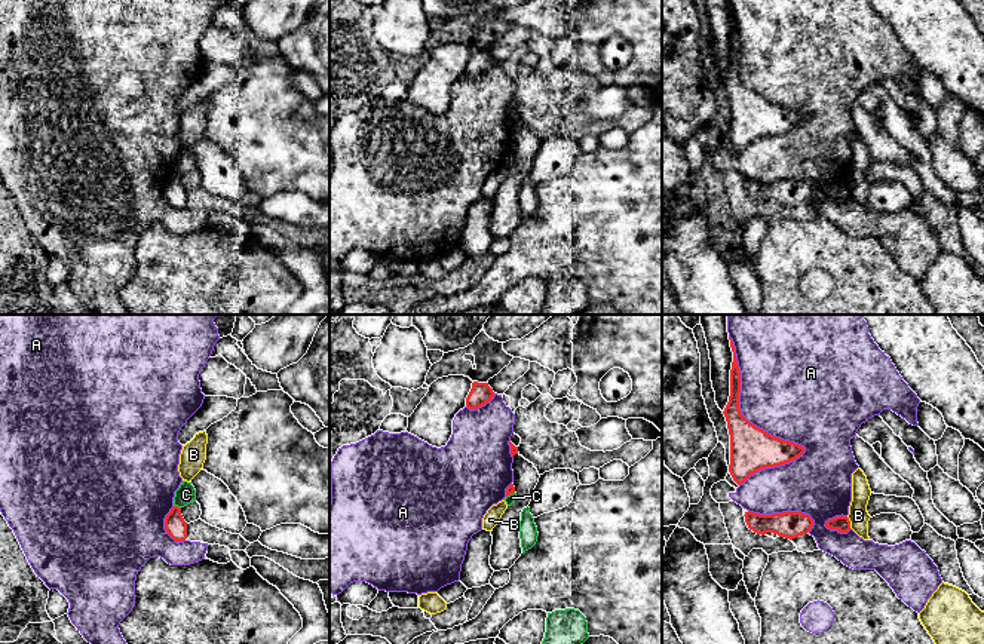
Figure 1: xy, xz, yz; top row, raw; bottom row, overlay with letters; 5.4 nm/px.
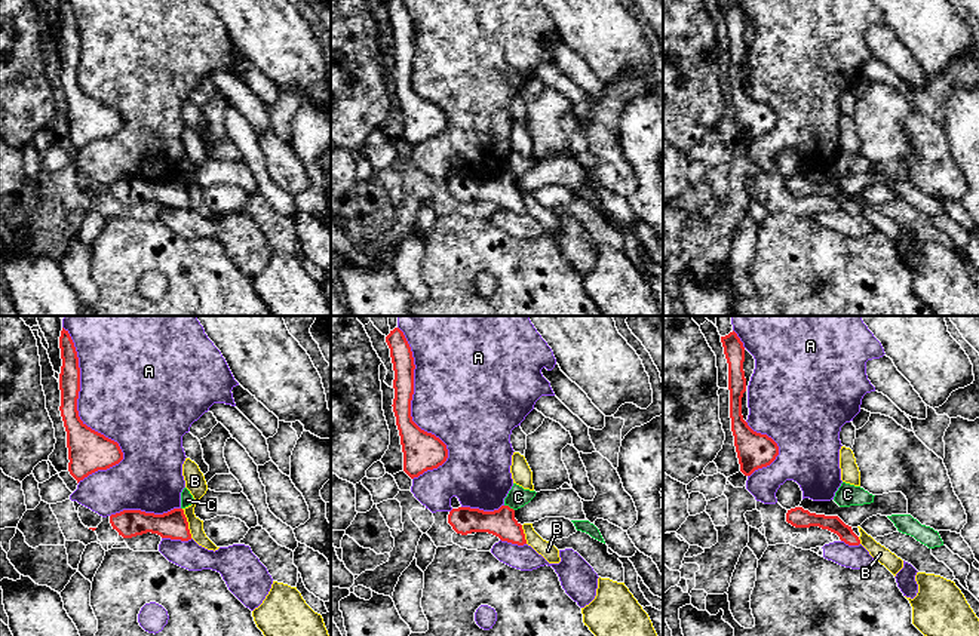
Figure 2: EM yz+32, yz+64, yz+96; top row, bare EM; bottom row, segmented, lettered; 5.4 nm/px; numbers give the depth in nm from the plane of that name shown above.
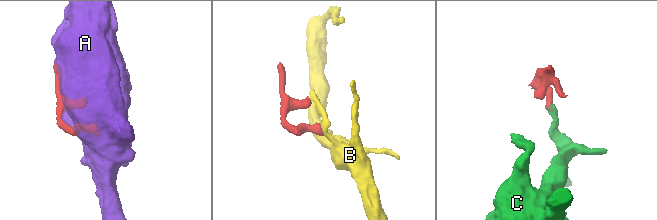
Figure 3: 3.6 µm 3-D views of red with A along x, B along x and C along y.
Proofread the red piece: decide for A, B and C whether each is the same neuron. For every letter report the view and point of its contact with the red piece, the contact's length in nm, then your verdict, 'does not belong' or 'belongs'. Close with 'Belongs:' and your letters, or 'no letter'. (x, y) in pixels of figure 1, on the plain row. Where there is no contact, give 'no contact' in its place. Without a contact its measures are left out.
A: contact yz (766, 100); length 800 nm; does not belong
B: contact yz (849, 190); length 70 nm; does not belong
C: contact xy (177, 174); length 40 nm; does not belong
Belongs: no letter

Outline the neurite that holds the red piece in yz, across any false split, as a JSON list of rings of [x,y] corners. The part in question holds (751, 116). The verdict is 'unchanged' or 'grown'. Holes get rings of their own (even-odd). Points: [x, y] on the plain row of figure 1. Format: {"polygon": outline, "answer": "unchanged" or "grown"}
{"polygon": [[[732,6],[733,30],[730,37],[730,64],[723,79],[730,102],[729,139],[741,153],[755,139],[790,131],[804,120],[804,114],[772,104],[750,91],[739,77],[741,40]]], "answer": "unchanged"}

